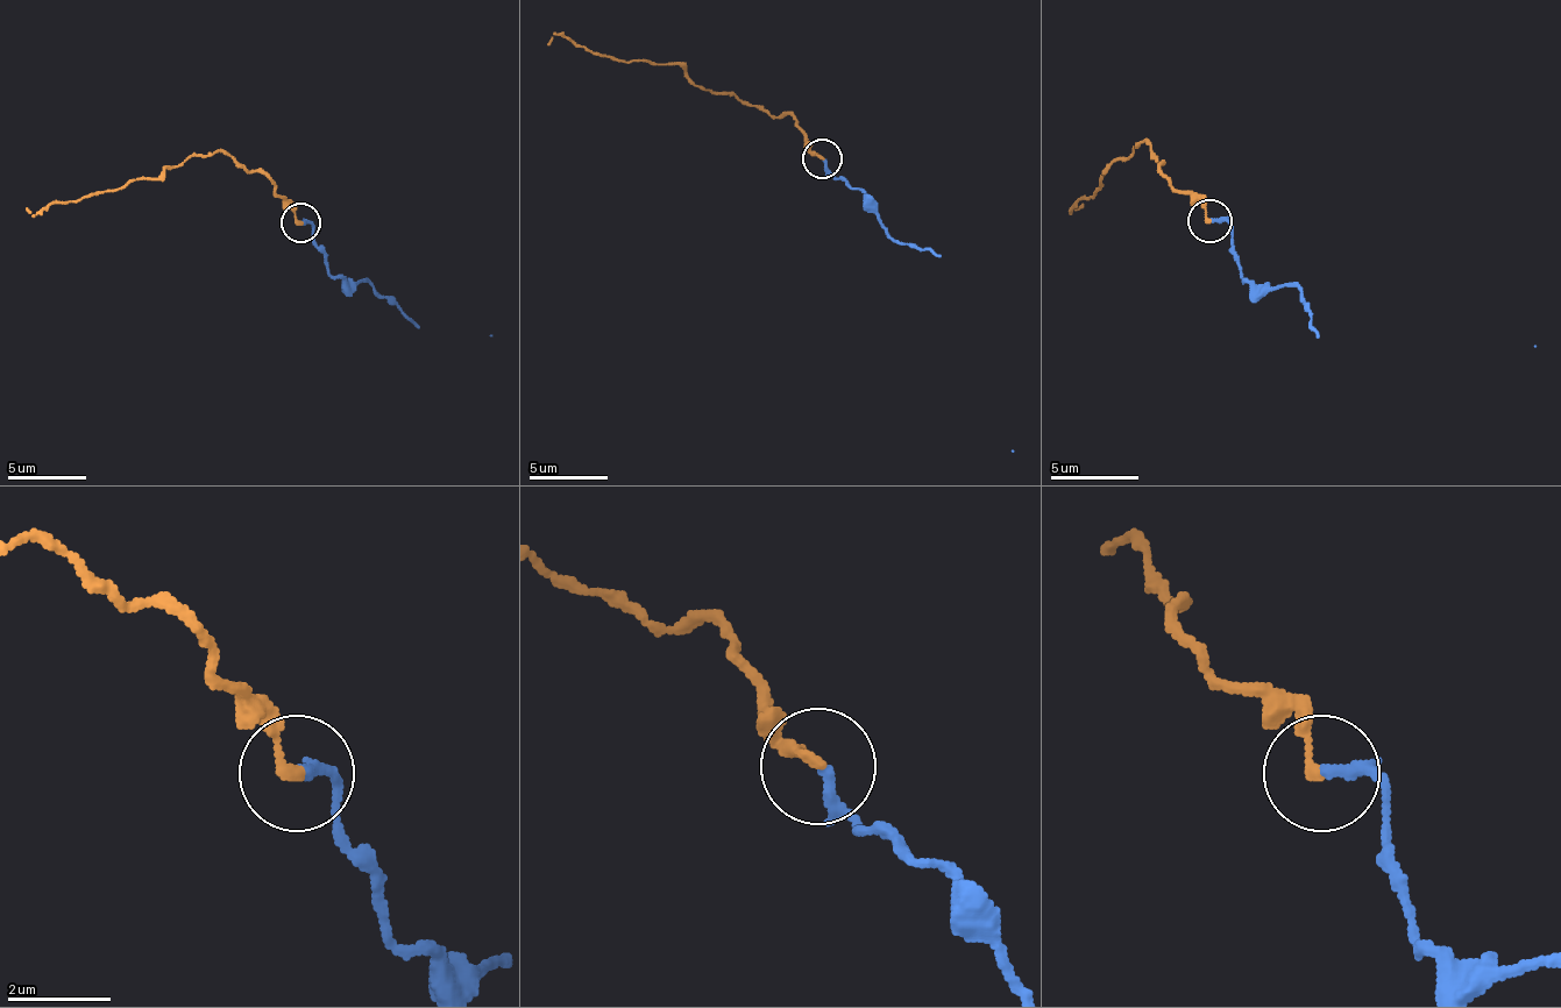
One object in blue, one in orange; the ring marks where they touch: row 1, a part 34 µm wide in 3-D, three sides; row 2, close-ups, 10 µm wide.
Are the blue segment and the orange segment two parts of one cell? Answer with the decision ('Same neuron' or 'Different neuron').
Same neuron

